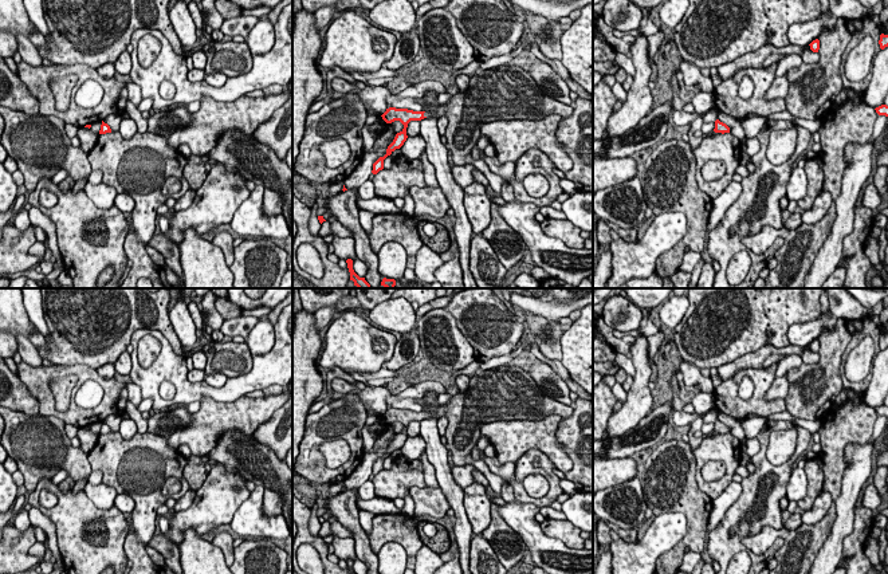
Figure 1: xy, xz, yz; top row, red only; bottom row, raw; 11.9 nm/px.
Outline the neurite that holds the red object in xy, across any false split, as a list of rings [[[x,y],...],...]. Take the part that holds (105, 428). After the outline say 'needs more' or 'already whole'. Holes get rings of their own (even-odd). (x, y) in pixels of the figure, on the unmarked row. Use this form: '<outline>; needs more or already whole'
[[[110,414],[110,416],[107,416],[102,421],[99,435],[119,432],[121,421],[122,421],[122,417],[119,414]]]; needs more

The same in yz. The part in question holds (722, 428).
[[[718,410],[718,420],[715,421],[715,433],[731,433],[734,437],[736,437],[739,440],[739,443],[743,443],[744,445],[740,447],[740,460],[739,464],[740,465],[747,465],[747,463],[751,460],[747,453],[747,437],[744,436],[744,430],[742,428],[742,421],[738,418],[734,418],[731,416],[727,416],[722,412]]]; needs more

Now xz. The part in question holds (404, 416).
[[[389,408],[386,412],[381,416],[382,420],[386,424],[392,424],[394,421],[400,421],[404,425],[404,429],[396,435],[393,443],[388,447],[386,455],[384,457],[380,457],[373,464],[373,475],[377,475],[380,471],[384,469],[384,460],[390,456],[396,449],[400,449],[408,437],[414,437],[420,435],[420,421],[431,417],[432,413],[427,412],[413,412],[408,409],[396,409]]]; needs more

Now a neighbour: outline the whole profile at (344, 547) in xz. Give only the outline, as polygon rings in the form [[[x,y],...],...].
[[[333,535],[333,547],[334,547],[334,554],[337,555],[338,559],[354,559],[357,558],[355,555],[355,540],[353,536],[347,538],[341,538],[337,535]]]

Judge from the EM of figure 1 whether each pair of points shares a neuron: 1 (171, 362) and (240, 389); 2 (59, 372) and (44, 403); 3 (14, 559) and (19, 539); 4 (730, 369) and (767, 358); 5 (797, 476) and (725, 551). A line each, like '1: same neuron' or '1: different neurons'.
1: same neuron
2: same neuron
3: same neuron
4: same neuron
5: different neurons

